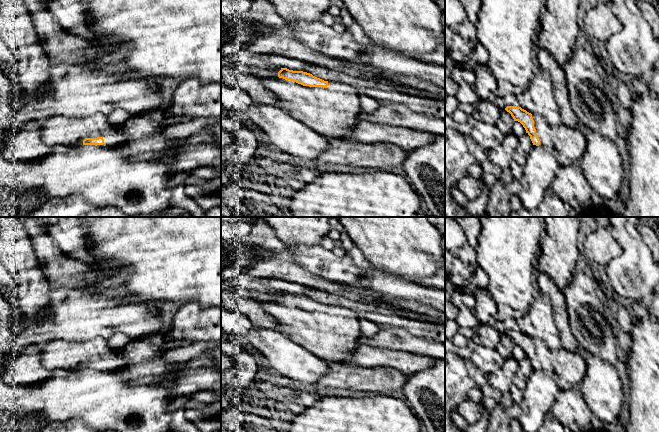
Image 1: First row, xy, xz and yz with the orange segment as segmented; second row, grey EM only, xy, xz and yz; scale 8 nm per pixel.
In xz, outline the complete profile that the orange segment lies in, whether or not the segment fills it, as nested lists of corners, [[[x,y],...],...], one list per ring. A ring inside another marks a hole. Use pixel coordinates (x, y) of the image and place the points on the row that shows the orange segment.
[[[281,68],[276,77],[259,80],[278,97],[278,106],[282,110],[328,139],[349,140],[353,128],[359,122],[360,97],[352,86],[324,81],[310,73],[287,68]]]

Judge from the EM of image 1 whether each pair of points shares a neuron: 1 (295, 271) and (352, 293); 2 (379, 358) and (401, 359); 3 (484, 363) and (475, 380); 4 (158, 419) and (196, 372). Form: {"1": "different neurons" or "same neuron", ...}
{"1": "same neuron", "2": "same neuron", "3": "different neurons", "4": "different neurons"}

